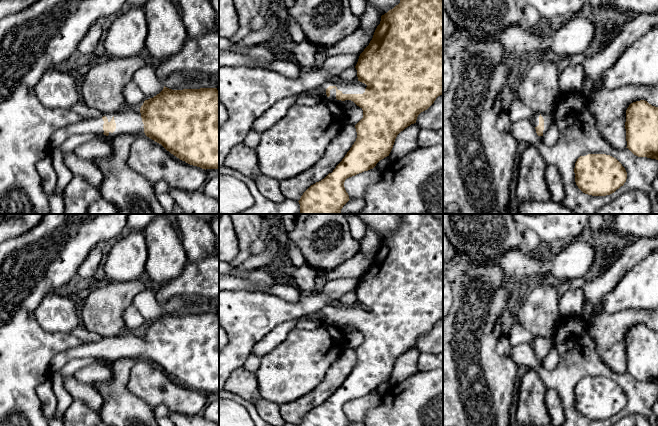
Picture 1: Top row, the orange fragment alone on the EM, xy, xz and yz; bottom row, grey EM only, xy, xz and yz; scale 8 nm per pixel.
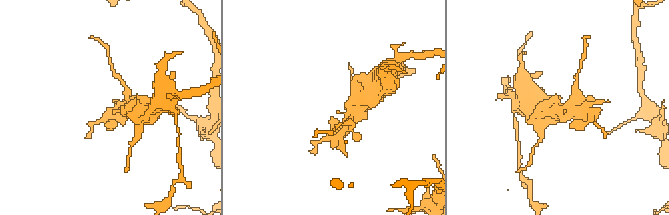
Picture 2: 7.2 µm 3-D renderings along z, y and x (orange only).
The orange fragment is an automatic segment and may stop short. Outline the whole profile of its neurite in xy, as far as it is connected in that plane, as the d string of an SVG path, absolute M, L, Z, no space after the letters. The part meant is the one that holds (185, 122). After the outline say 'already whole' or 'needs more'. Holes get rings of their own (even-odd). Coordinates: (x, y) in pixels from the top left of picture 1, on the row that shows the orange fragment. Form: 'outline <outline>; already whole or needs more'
outline M217 88L163 90L140 108L115 113L101 113L96 118L81 120L56 130L50 137L51 149L76 135L97 134L114 138L120 134L144 132L167 151L186 163L202 169L219 169L219 91Z; needs more

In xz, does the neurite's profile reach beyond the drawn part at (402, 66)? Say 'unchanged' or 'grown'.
grown

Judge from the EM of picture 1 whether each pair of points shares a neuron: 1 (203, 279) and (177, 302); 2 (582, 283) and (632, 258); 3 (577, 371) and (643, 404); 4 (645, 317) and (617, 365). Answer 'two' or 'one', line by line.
1: two
2: one
3: one
4: one

